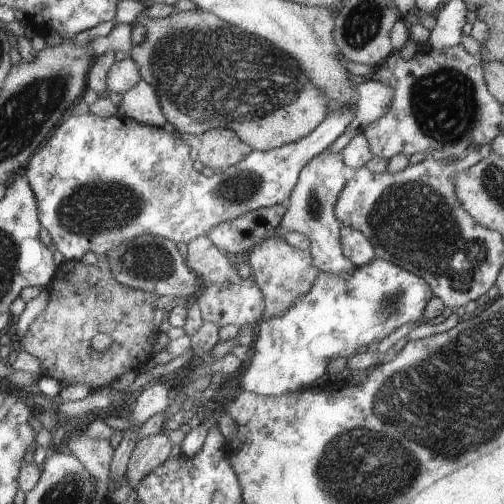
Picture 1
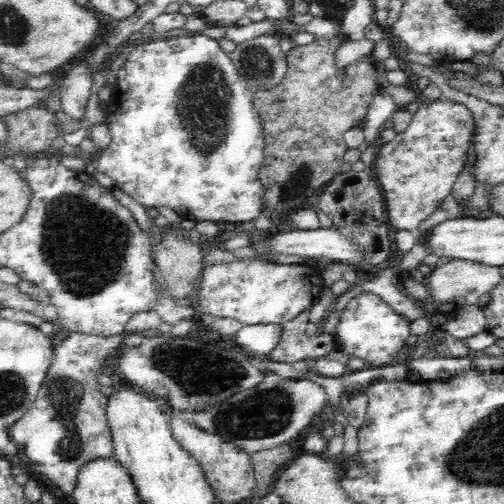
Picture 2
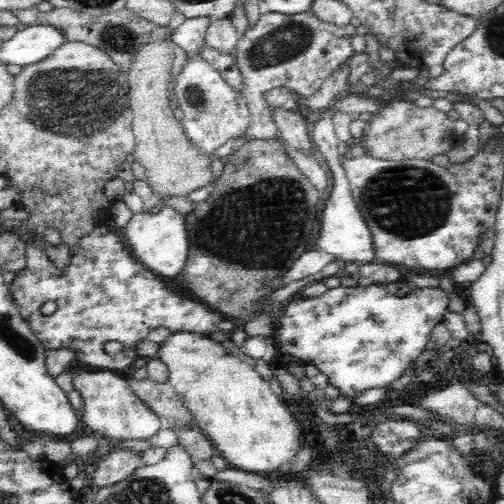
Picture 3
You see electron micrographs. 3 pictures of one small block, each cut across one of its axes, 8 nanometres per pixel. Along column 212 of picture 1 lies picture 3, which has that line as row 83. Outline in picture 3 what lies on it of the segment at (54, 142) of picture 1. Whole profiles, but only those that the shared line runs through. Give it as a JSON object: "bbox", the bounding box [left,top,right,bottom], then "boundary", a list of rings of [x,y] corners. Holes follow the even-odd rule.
{"bbox":[172,16,252,156],"boundary":[[[210,16],[188,18],[172,34],[174,44],[192,56],[192,60],[188,62],[188,66],[182,70],[182,74],[172,84],[172,94],[180,102],[180,110],[182,110],[180,124],[184,128],[186,138],[204,156],[212,156],[228,140],[238,140],[238,138],[246,136],[248,128],[252,124],[252,112],[250,112],[250,108],[246,104],[246,98],[238,90],[234,90],[220,76],[220,72],[216,72],[208,62],[204,62],[204,60],[200,60],[196,56],[196,50],[202,44],[206,44],[204,38],[206,38],[206,28],[210,24],[212,24]]]}

